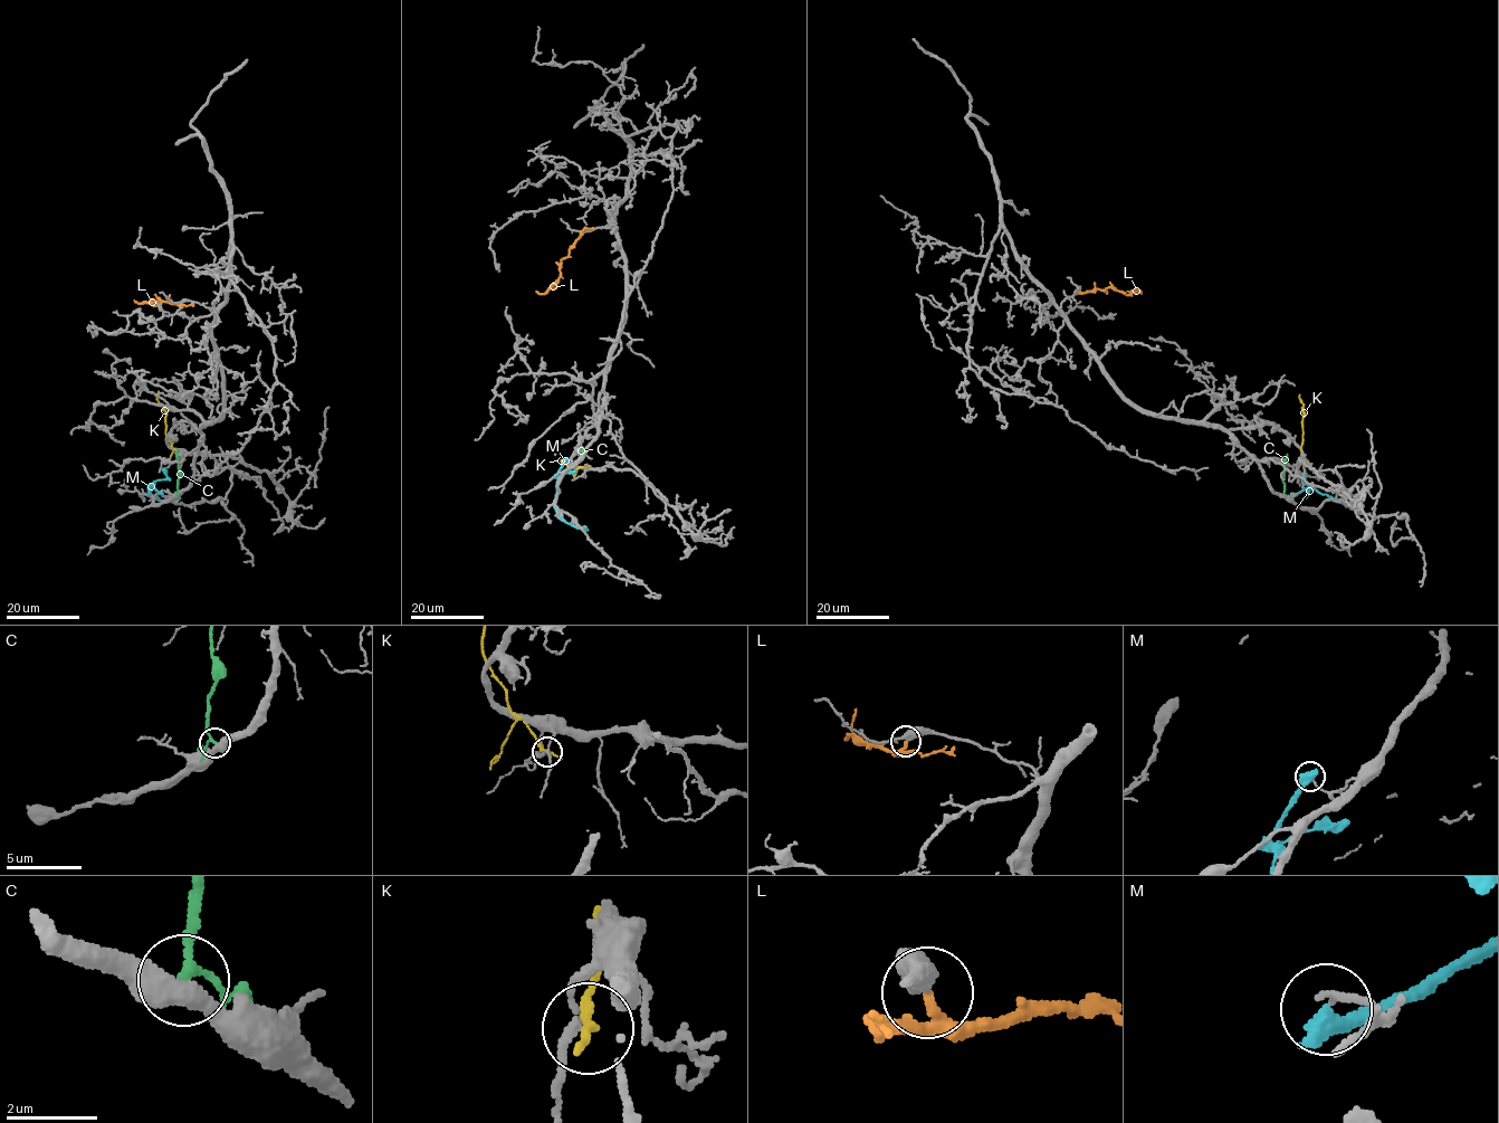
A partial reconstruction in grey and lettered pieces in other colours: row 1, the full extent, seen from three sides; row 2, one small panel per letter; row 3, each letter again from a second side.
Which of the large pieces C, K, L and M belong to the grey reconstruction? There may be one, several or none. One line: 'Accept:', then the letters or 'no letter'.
Accept: no letter

